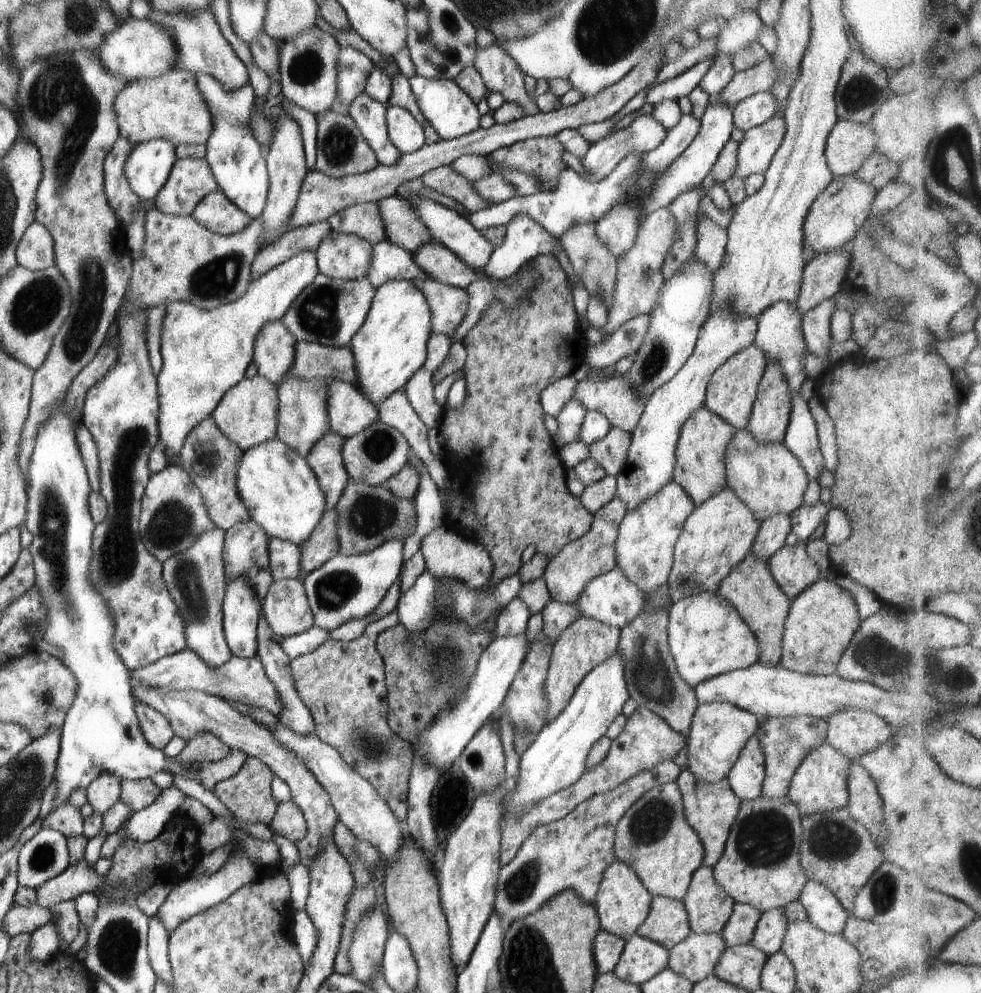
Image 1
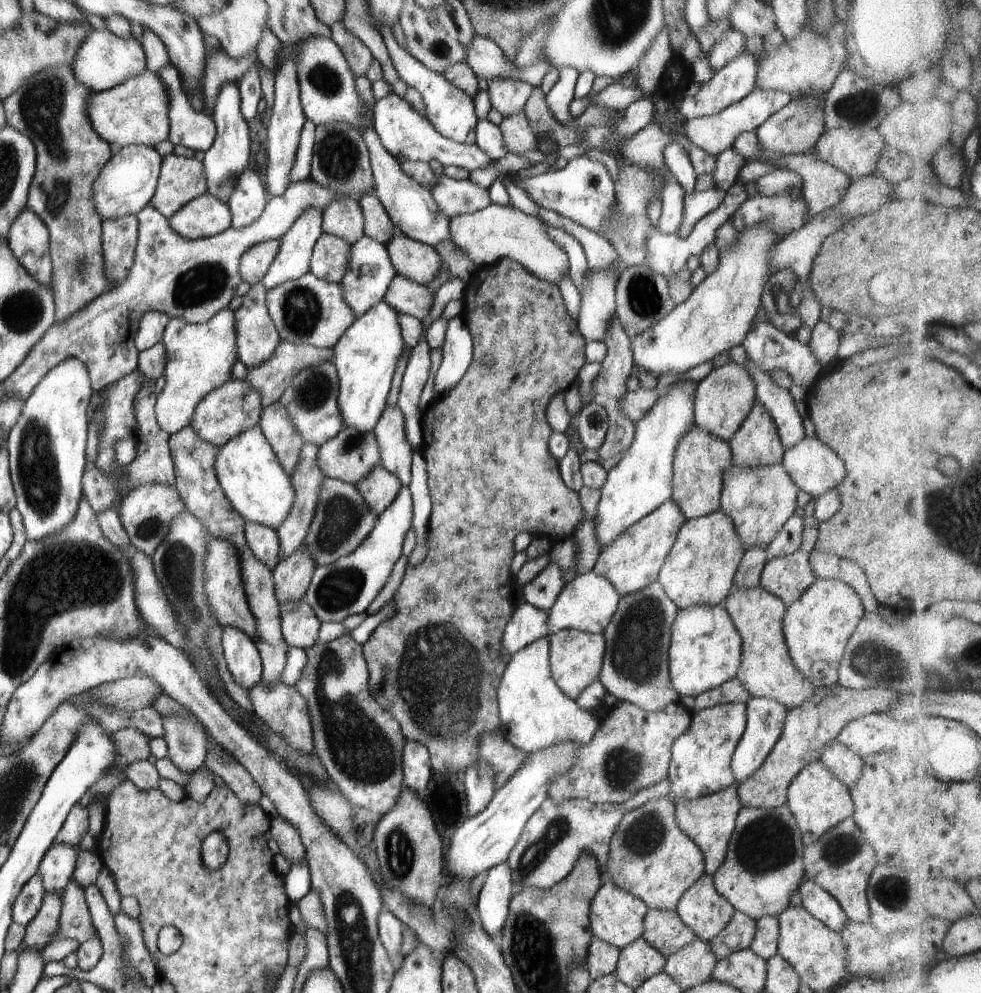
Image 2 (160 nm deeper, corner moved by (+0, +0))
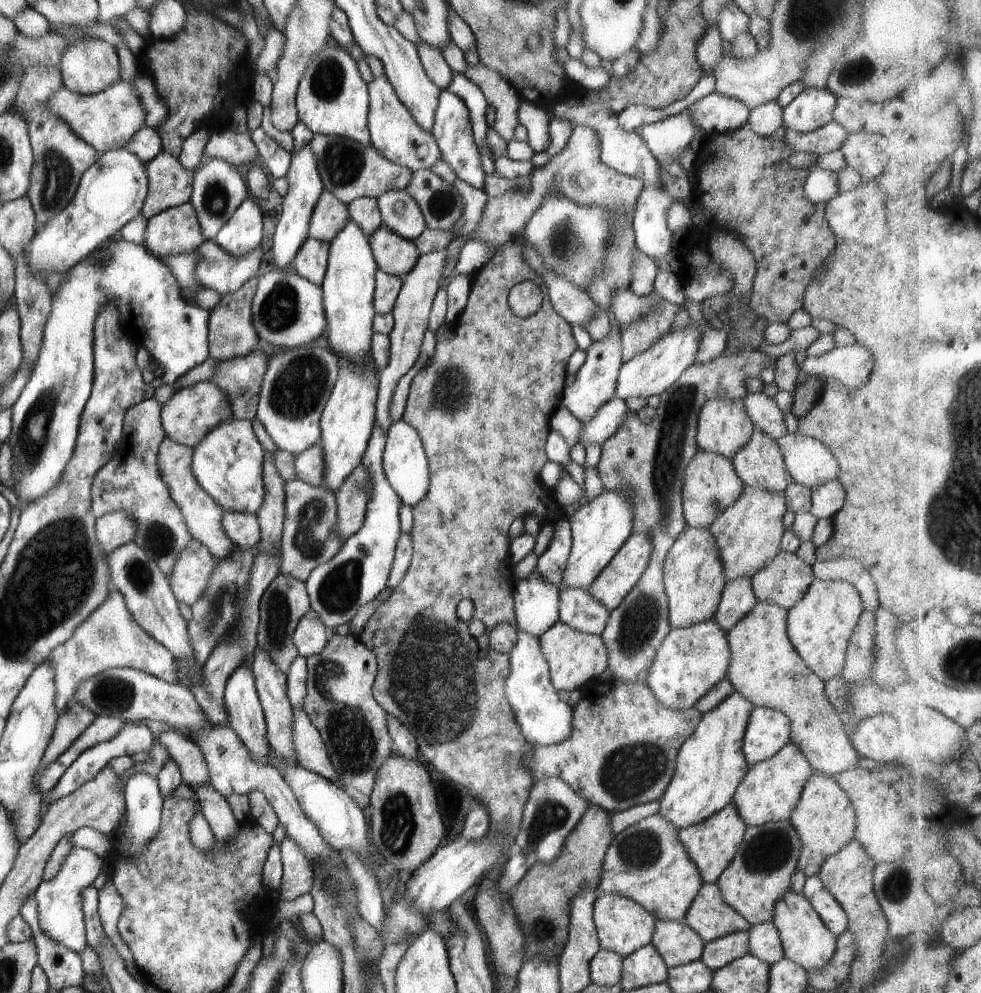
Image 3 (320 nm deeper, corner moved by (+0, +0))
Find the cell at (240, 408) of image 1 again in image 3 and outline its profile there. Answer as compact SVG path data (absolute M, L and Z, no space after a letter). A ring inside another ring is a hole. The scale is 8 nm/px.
M209 381L198 382L178 390L174 398L162 406L162 412L160 412L160 422L162 422L166 438L189 448L196 448L212 428L220 426L220 422L228 422L233 418L228 394L220 390L218 384L214 386Z

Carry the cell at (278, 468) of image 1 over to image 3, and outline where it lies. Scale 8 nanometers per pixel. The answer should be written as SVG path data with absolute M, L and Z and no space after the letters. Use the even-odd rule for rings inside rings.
M233 418L220 422L194 448L192 474L206 494L228 512L255 515L266 498L264 494L264 460L266 451L253 431L250 421Z

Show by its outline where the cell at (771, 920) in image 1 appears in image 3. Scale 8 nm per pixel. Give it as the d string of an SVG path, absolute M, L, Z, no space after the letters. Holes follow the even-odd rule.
M772 921L750 927L749 953L768 965L785 958L778 930Z

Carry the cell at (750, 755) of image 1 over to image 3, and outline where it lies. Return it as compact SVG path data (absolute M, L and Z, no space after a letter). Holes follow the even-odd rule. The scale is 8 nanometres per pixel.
M755 707L745 731L742 753L749 766L764 763L792 739L791 723L778 710Z

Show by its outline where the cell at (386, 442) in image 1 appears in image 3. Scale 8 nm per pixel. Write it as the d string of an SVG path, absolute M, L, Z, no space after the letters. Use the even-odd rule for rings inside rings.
M316 444L308 450L296 455L294 460L294 470L296 470L296 479L306 482L314 487L321 487L324 482L324 454L322 446Z

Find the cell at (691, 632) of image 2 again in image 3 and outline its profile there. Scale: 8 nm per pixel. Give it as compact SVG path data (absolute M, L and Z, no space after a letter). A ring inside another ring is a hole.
M712 616L692 626L670 630L652 662L648 687L670 710L693 708L696 701L727 677L729 666L730 646L727 633L718 626L716 618Z

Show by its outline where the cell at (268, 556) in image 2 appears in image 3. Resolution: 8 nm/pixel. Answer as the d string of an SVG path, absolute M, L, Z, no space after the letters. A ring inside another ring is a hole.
M224 509L222 526L228 538L240 548L248 548L250 552L255 551L260 542L260 522L252 514L242 512L228 512Z

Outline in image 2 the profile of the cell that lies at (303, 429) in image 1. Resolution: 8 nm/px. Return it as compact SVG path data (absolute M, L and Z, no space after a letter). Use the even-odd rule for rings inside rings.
M279 400L263 410L258 427L275 452L277 461L290 477L298 464L304 442Z

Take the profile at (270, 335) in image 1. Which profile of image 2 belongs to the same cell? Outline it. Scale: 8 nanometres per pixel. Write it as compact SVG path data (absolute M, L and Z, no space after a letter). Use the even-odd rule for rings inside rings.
M262 282L253 284L245 296L233 305L235 314L236 356L245 367L255 367L271 359L281 340L275 324L265 305L265 286Z

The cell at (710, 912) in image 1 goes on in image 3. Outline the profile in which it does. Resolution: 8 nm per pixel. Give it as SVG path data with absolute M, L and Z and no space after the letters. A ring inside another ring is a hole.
M703 883L683 921L703 943L713 942L740 930L750 930L748 922L729 906L715 883Z

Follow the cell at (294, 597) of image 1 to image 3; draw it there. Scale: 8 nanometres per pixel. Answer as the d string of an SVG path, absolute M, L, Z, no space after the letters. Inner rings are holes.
M312 610L296 624L296 632L292 634L292 640L298 654L306 659L320 654L328 644L326 628Z

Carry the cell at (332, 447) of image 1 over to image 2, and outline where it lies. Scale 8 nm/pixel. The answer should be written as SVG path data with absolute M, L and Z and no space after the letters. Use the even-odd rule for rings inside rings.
M304 444L298 457L298 464L296 464L296 468L291 474L291 483L292 488L295 490L295 497L293 498L293 505L287 519L283 522L281 527L278 527L275 530L276 536L278 537L278 544L280 544L276 566L278 566L280 562L286 560L286 558L290 557L290 554L296 551L298 540L303 540L305 537L310 523L312 522L312 517L314 516L314 509L316 508L316 501L321 482L324 479L328 479L321 473L321 470L317 466L317 452L318 447L316 445Z

